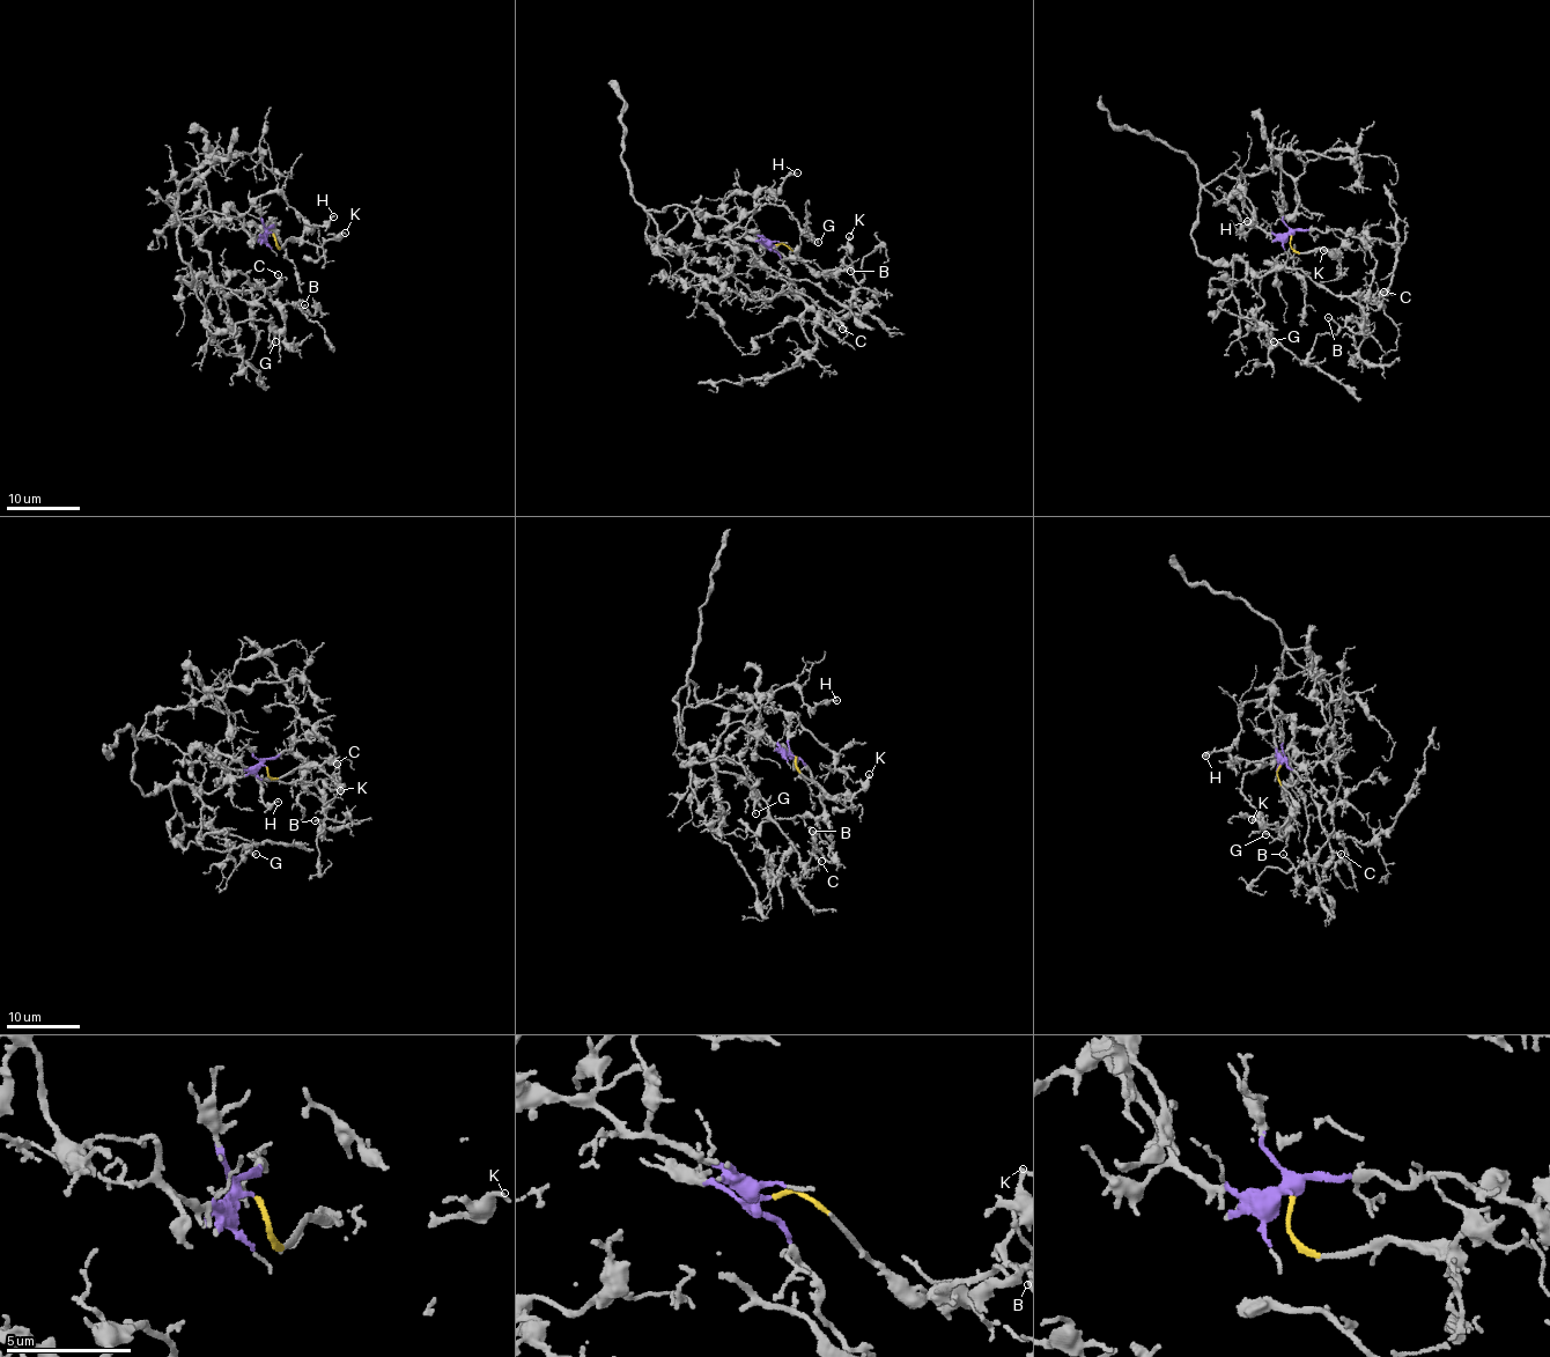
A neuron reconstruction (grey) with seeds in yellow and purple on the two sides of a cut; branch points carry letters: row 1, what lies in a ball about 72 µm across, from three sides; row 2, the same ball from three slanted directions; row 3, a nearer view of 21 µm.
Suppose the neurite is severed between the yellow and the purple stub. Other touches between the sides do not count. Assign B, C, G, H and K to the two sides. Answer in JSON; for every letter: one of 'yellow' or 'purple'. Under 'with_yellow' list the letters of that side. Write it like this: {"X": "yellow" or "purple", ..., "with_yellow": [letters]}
{"B": "purple", "C": "purple", "G": "purple", "H": "purple", "K": "yellow", "with_yellow": ["K"]}

